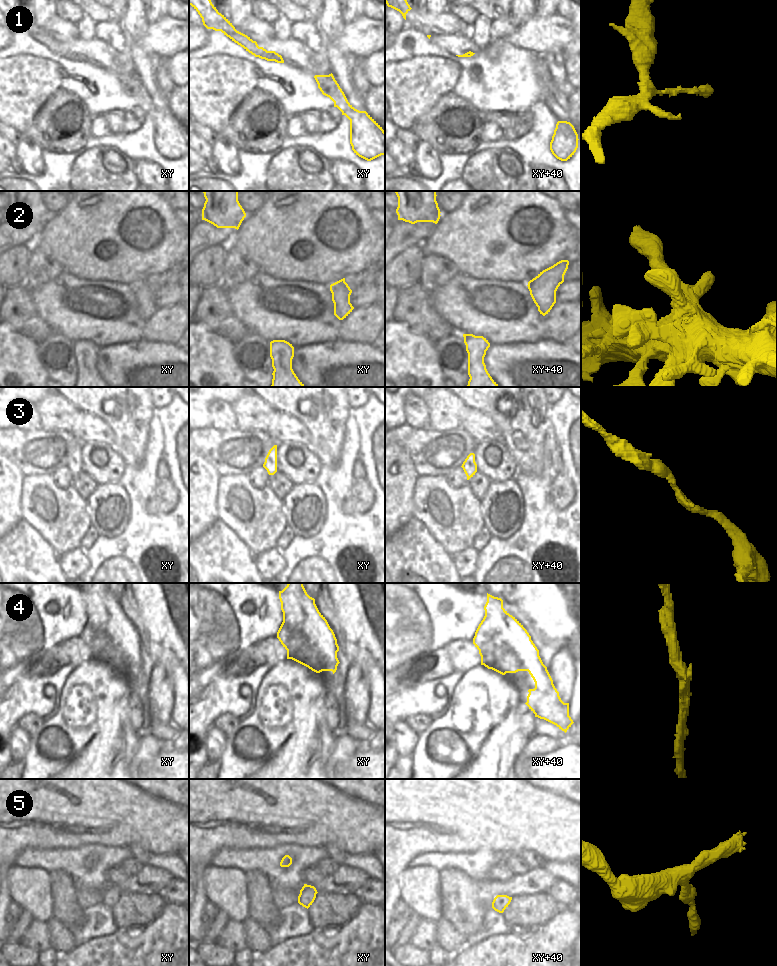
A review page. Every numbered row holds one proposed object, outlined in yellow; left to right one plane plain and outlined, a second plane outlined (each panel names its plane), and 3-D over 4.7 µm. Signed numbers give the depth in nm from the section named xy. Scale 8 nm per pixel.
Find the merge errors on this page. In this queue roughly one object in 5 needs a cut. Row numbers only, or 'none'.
4

